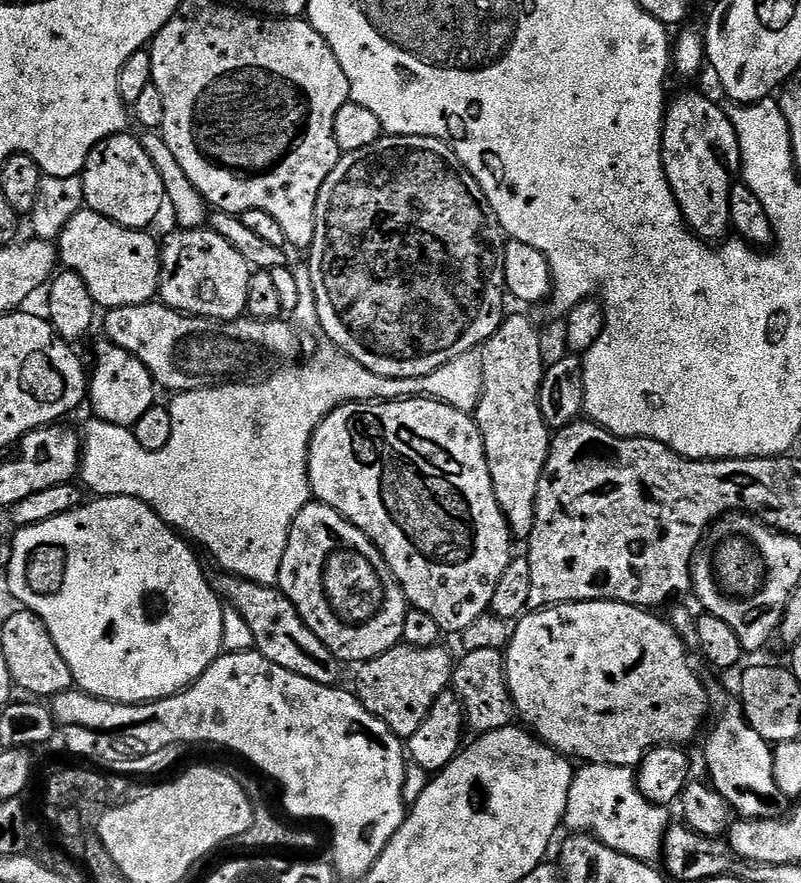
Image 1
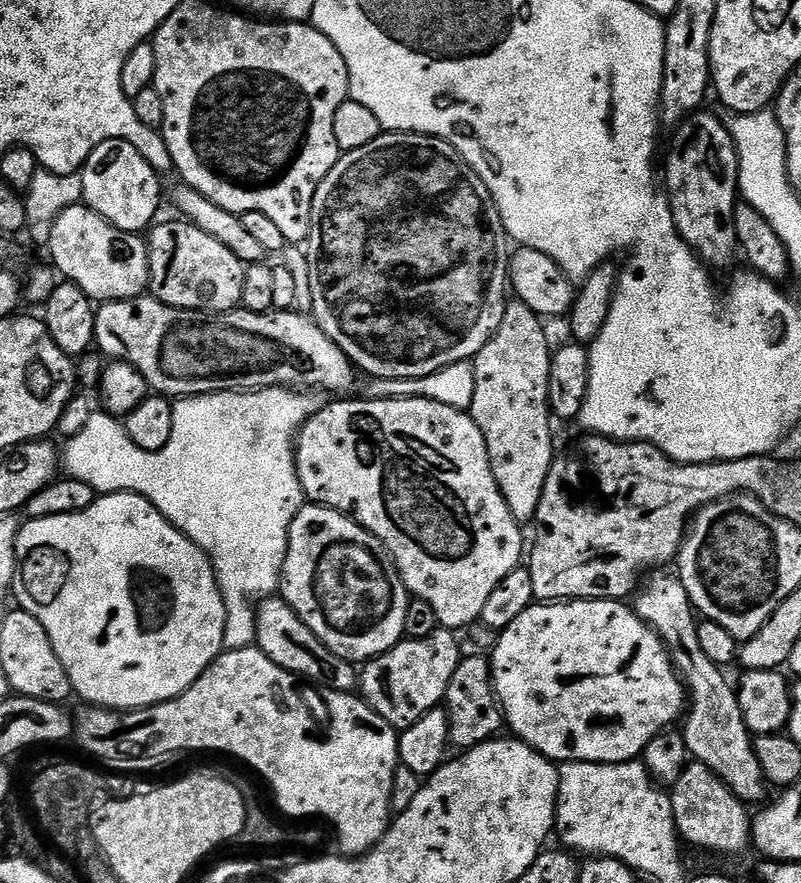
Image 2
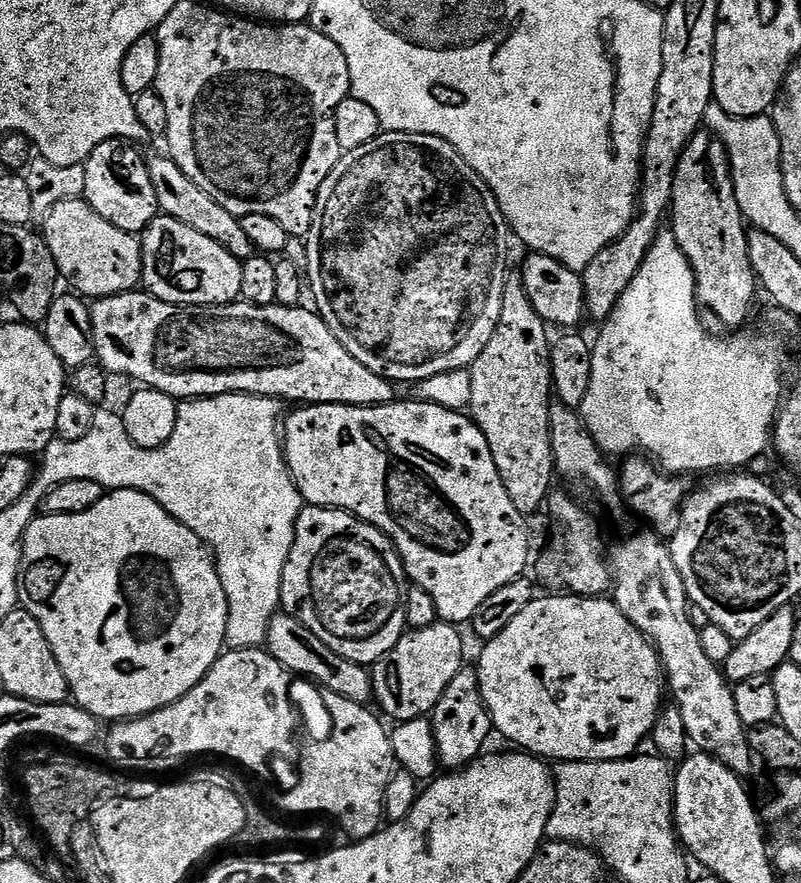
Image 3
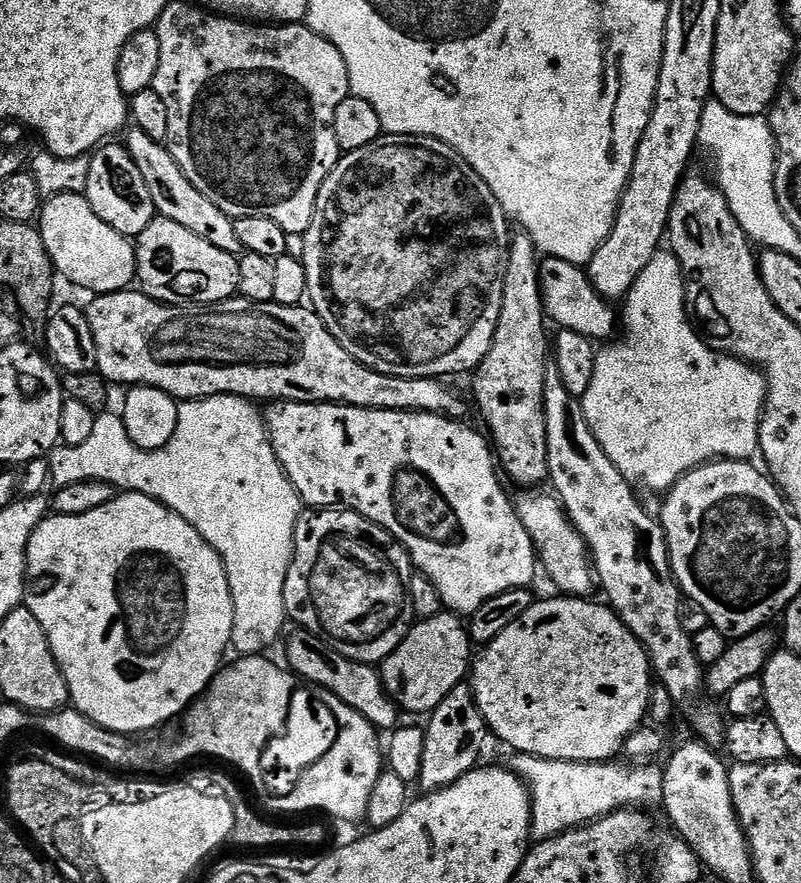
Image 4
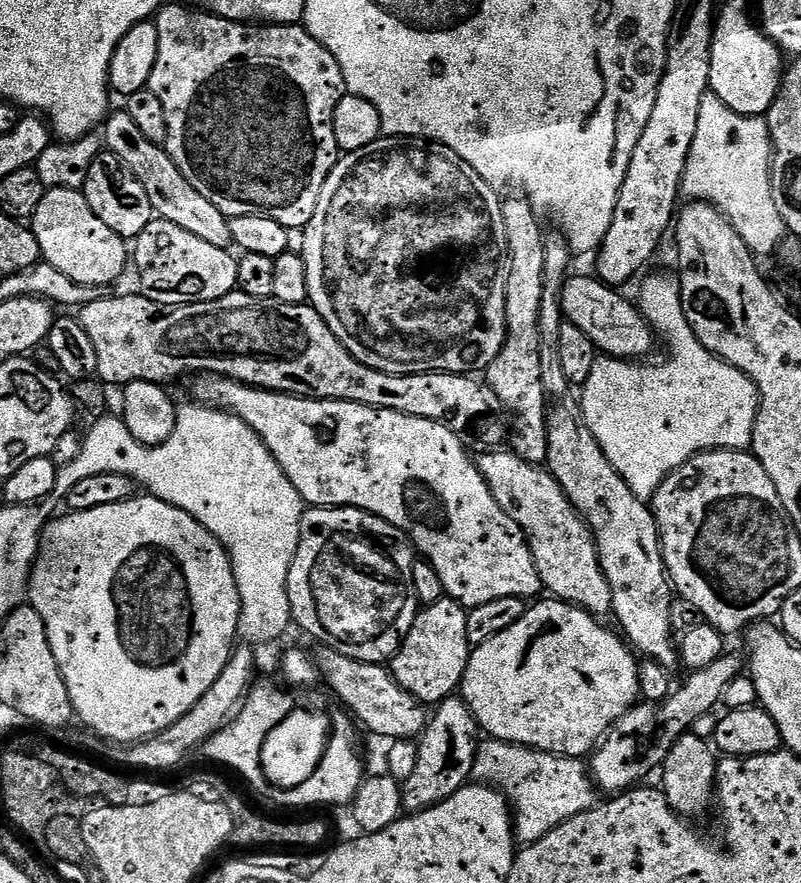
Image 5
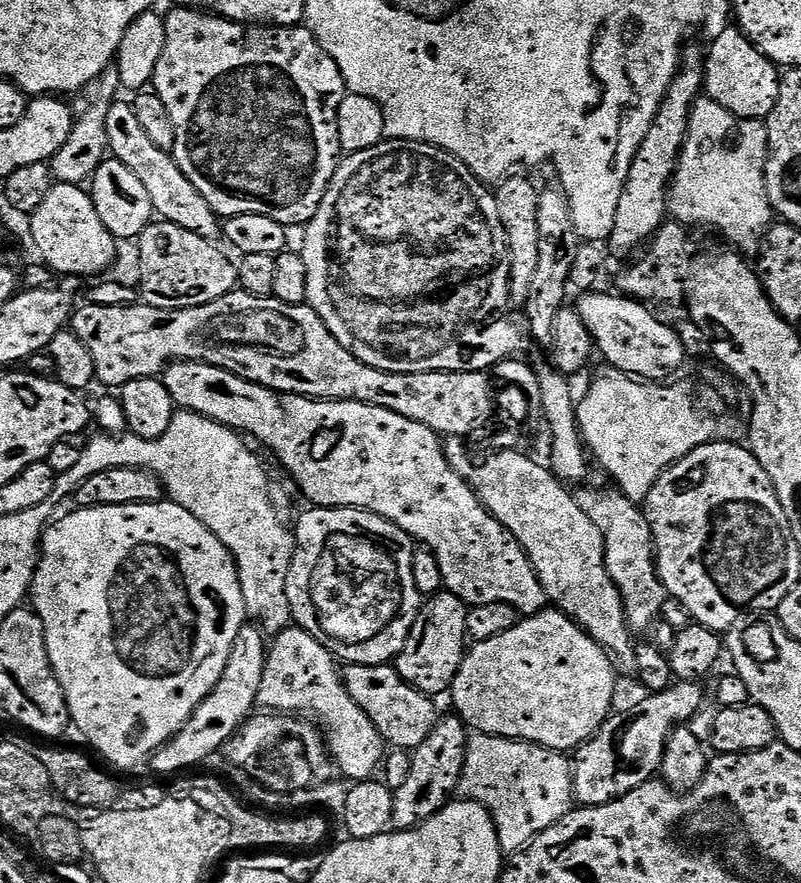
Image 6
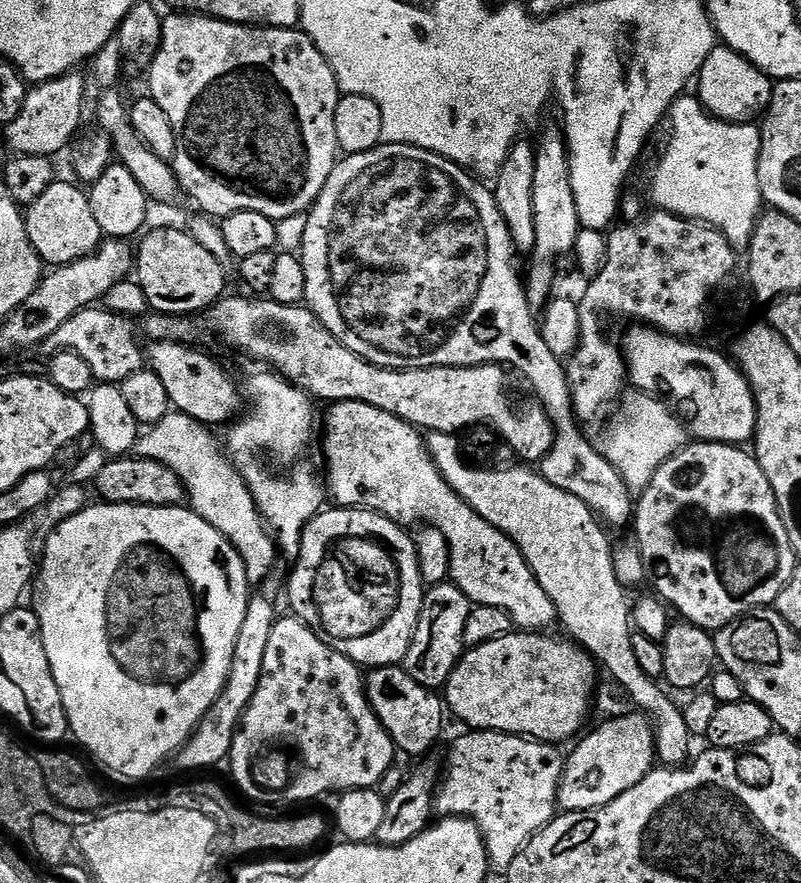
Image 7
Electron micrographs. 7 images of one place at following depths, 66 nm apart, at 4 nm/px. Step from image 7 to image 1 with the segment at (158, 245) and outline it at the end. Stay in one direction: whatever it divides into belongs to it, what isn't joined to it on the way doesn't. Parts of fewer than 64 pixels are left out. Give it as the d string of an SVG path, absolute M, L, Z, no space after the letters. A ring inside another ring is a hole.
M180 228L169 234L160 244L159 299L169 308L186 312L189 316L205 316L211 320L238 320L246 313L246 290L250 290L253 267L218 233L204 228Z

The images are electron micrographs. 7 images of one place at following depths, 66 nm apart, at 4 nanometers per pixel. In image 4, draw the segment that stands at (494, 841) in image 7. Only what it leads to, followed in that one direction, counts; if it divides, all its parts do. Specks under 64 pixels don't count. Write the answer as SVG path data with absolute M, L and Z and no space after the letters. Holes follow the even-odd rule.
M516 754L513 757L513 760L510 761L512 771L528 785L528 791L532 793L532 840L536 842L548 840L552 836L560 836L572 828L580 828L583 824L590 824L593 820L601 820L601 818L608 816L612 812L616 812L619 808L640 808L641 806L648 806L644 804L659 805L664 799L664 769L652 762L640 762L633 766L628 762L623 762L624 764L616 764L620 762L587 764L586 762L574 762L573 760L544 760L540 756L525 756L523 754Z

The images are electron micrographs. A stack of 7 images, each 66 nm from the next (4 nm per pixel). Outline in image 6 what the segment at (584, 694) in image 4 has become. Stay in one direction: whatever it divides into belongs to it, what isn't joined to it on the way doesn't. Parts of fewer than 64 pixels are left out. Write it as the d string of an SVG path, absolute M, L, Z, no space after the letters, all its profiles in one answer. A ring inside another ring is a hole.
M548 606L543 612L523 617L519 624L506 630L506 634L498 638L490 638L481 644L472 644L464 653L464 661L452 683L450 697L452 696L452 704L456 707L453 708L455 715L459 716L469 729L477 733L486 736L504 736L508 740L525 740L527 744L541 744L543 748L568 754L586 743L604 725L613 711L612 703L616 700L616 672L618 673L617 665L605 648L598 642L594 642L594 638L590 638L590 634L582 631L580 625L572 621L566 613Z

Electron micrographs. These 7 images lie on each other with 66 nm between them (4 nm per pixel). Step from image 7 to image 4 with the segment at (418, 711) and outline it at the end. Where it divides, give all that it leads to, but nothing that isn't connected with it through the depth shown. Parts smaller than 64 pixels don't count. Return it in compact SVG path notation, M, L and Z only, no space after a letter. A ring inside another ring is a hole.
M296 630L296 633L290 636L287 637L286 664L301 681L309 680L320 688L329 688L337 696L335 699L339 703L358 710L358 714L362 714L377 730L392 730L397 727L396 719L402 716L401 709L397 708L396 703L388 696L380 673L373 665L346 658L338 650L334 650L331 642L315 632Z

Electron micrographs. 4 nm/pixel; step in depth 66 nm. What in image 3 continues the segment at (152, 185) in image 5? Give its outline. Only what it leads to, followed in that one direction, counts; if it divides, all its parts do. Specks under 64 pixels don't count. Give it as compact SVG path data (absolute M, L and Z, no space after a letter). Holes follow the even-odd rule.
M161 154L147 161L150 182L154 182L154 194L160 203L159 211L165 216L173 216L178 222L198 230L198 234L206 234L214 242L218 242L231 256L243 262L254 255L250 238L246 238L240 225L240 217L230 214L230 210L222 210L210 194L206 194L194 181L186 178L182 170L167 155Z

